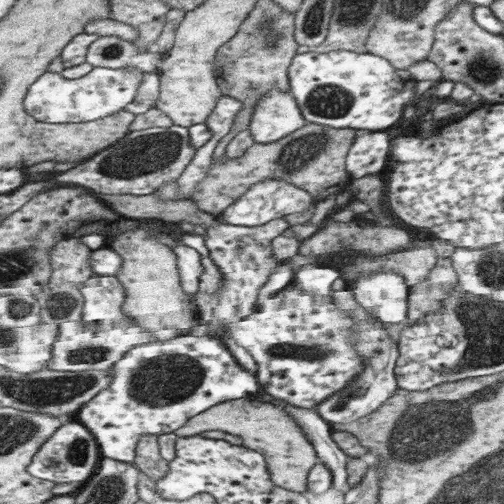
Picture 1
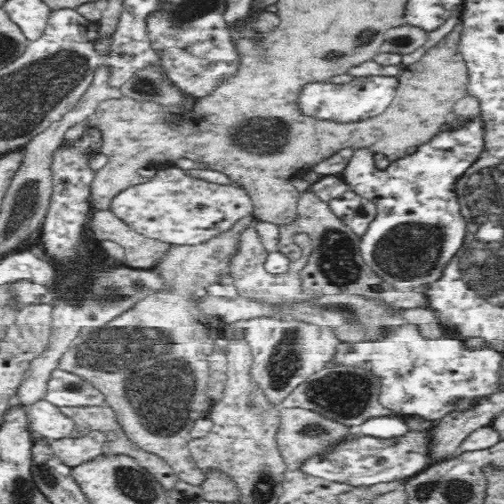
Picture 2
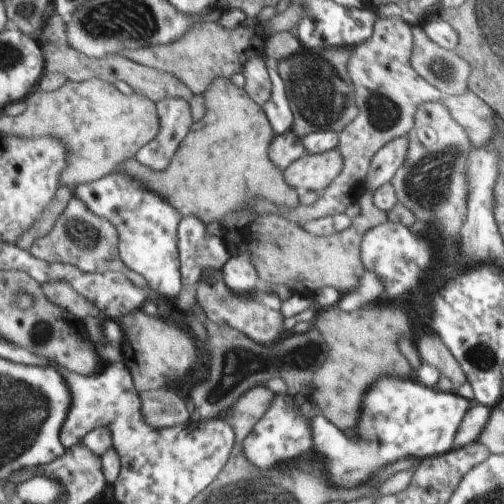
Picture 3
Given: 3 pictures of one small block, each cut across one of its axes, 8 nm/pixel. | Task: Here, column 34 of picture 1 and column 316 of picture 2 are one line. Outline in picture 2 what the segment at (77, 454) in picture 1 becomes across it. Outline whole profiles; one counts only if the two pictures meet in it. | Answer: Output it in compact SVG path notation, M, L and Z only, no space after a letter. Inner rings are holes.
M414 418L412 420L404 420L410 428L410 432L400 438L398 442L382 442L376 438L368 438L362 436L358 440L354 440L352 444L346 444L342 450L330 454L324 460L318 462L310 462L306 464L306 472L314 474L314 476L322 476L326 480L334 480L334 482L344 482L350 486L374 486L380 482L394 482L394 480L410 480L414 476L418 476L424 470L424 444L422 444L422 432L432 424L426 422L422 418Z

